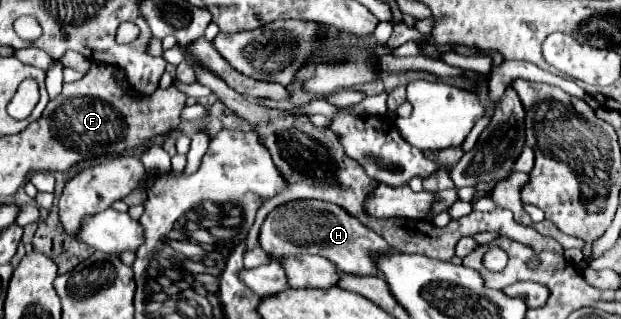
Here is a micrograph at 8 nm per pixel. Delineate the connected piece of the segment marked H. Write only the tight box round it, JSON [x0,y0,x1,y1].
[260,201,392,275]

